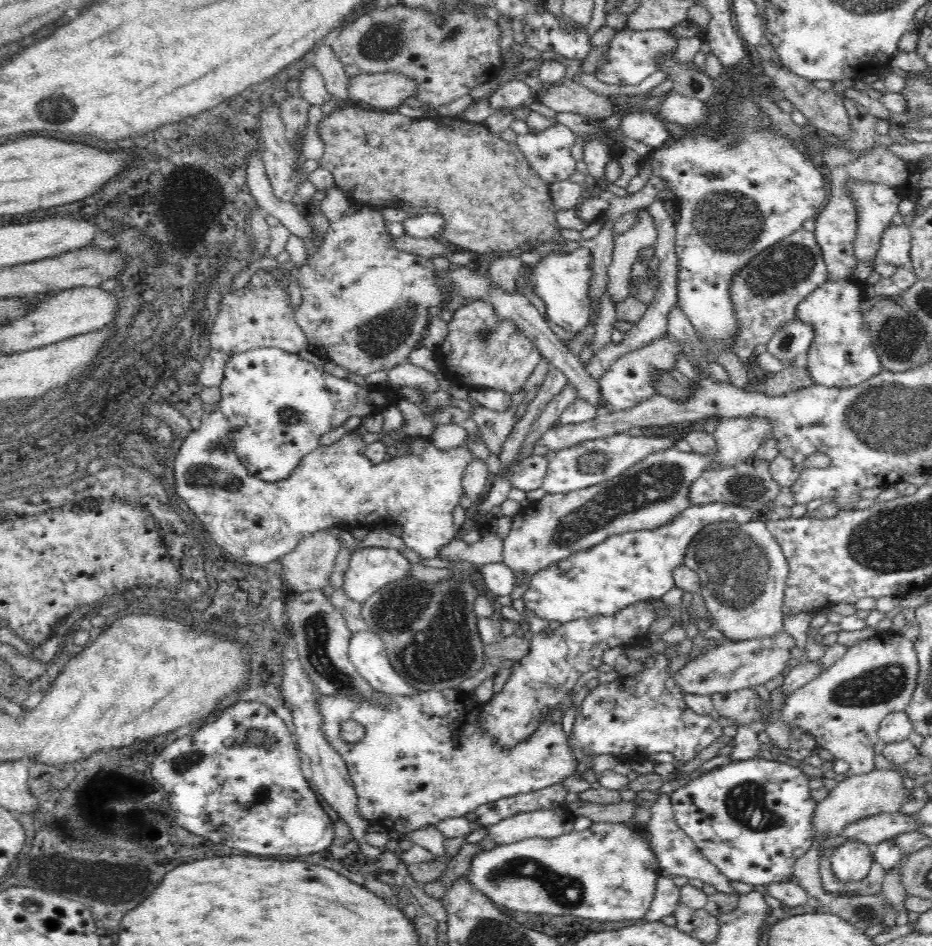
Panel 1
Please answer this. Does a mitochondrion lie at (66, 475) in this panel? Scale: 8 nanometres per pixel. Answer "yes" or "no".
yes

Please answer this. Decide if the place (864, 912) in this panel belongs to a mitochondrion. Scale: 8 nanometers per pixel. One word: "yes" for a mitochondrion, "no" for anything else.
yes

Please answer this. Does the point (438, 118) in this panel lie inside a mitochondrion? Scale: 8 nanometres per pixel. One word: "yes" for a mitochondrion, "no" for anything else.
no

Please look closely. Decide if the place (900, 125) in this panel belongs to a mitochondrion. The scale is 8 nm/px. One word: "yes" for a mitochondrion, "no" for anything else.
no

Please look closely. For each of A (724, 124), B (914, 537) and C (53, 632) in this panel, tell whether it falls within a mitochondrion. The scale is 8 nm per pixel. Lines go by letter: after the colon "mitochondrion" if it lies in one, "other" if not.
A: other
B: mitochondrion
C: other

